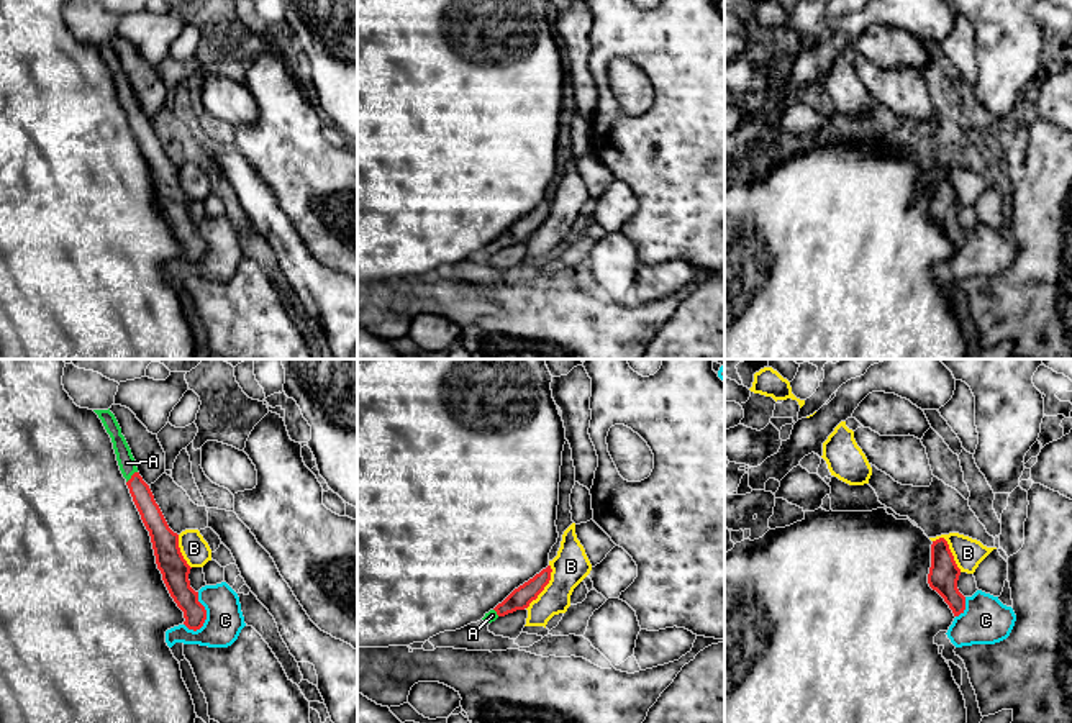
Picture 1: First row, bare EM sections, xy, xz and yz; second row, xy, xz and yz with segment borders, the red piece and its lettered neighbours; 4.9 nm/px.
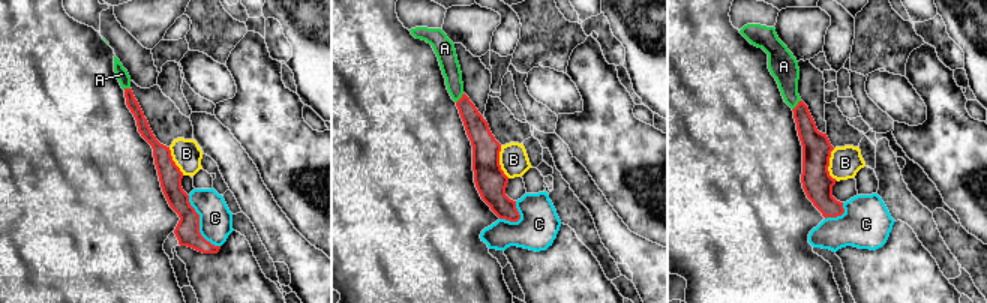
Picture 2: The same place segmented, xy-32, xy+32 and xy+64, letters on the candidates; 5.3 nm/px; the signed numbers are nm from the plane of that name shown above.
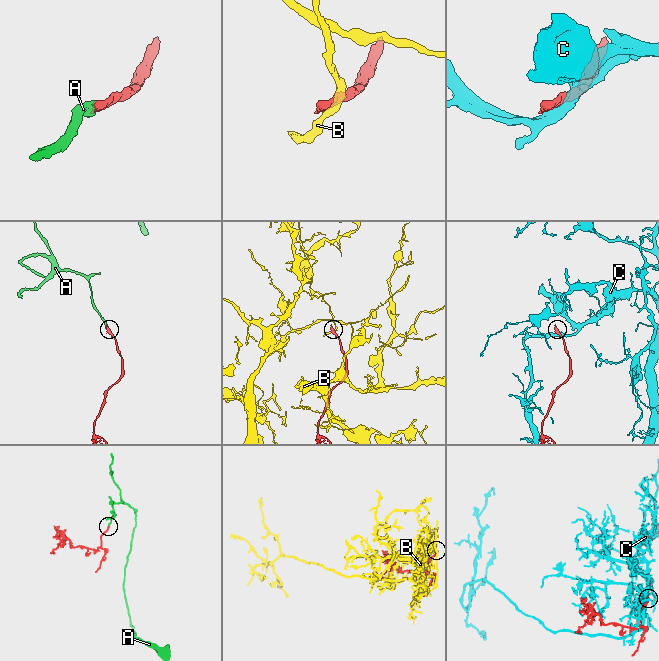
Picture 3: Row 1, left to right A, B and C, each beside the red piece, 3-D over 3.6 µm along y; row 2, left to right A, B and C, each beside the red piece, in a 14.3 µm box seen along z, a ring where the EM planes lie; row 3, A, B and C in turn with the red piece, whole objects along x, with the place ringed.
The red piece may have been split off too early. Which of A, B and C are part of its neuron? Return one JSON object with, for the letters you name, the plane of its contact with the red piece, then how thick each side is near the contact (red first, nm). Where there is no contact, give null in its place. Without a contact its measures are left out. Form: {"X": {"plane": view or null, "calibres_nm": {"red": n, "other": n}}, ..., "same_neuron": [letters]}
{"A": {"plane": "xy", "calibres_nm": {"red": 110, "other": 90}}, "same_neuron": ["A"]}

